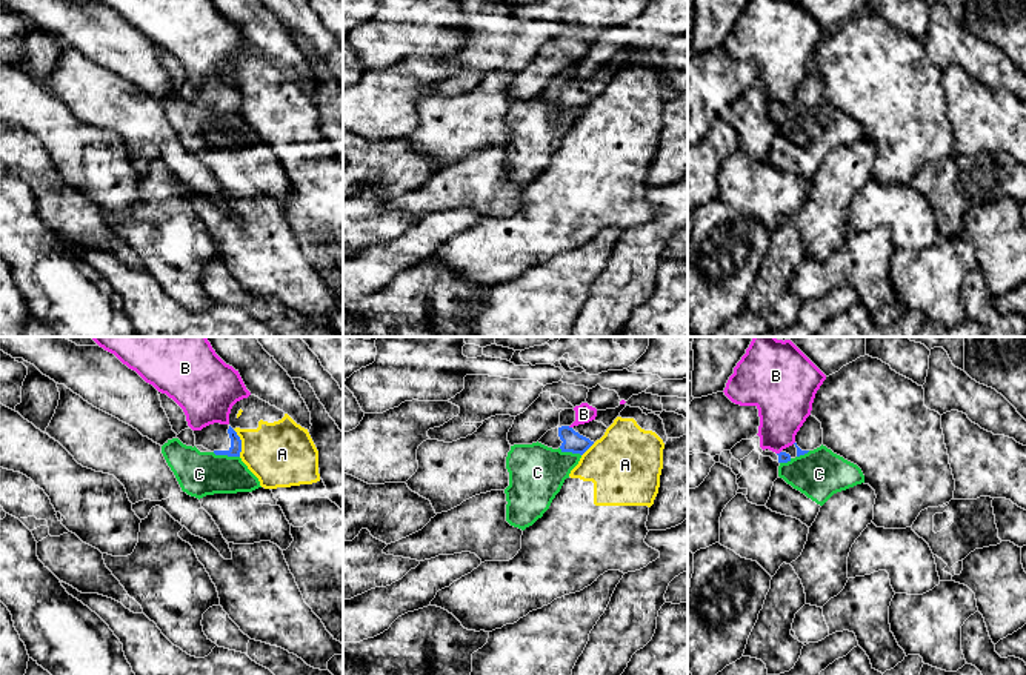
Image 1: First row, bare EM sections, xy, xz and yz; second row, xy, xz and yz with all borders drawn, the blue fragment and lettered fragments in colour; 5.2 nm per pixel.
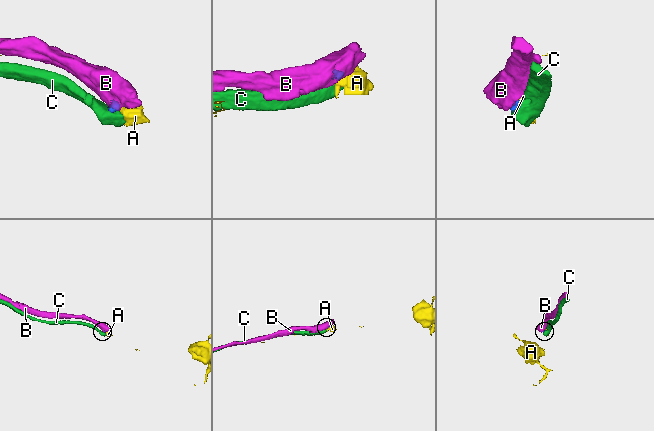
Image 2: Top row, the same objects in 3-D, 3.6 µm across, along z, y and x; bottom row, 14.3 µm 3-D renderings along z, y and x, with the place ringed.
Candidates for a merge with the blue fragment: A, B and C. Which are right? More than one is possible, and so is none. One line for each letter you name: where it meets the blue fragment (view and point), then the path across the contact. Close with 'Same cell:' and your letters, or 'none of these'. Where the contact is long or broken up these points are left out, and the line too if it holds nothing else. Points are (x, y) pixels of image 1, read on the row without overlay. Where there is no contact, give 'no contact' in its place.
Same cell: none of these

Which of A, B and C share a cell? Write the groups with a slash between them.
A / B / C

